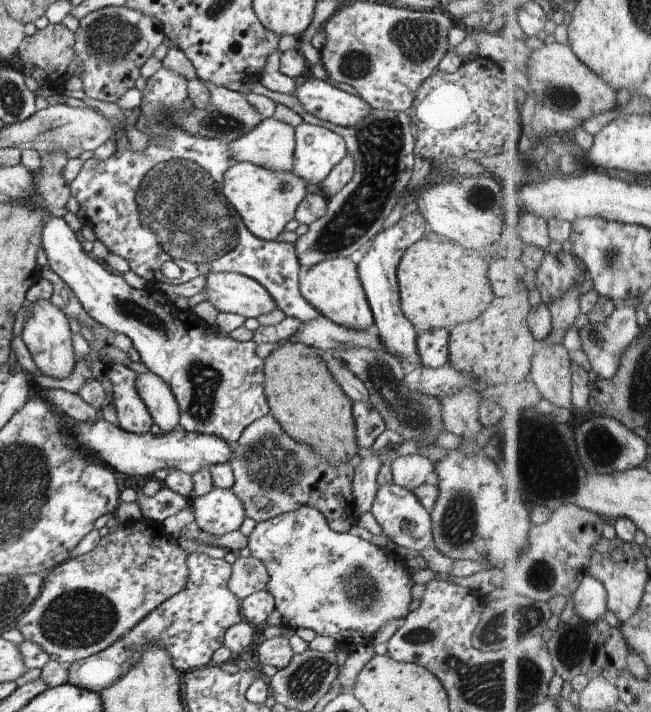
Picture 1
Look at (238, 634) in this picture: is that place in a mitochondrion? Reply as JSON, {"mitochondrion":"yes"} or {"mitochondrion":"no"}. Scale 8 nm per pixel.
{"mitochondrion":"no"}

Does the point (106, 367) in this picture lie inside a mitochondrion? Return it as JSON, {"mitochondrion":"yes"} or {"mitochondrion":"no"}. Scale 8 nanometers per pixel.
{"mitochondrion":"no"}

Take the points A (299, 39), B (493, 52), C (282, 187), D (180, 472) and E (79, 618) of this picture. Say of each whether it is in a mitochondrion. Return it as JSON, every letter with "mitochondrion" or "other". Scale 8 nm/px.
{"A":"other","B":"other","C":"mitochondrion","D":"other","E":"mitochondrion"}

